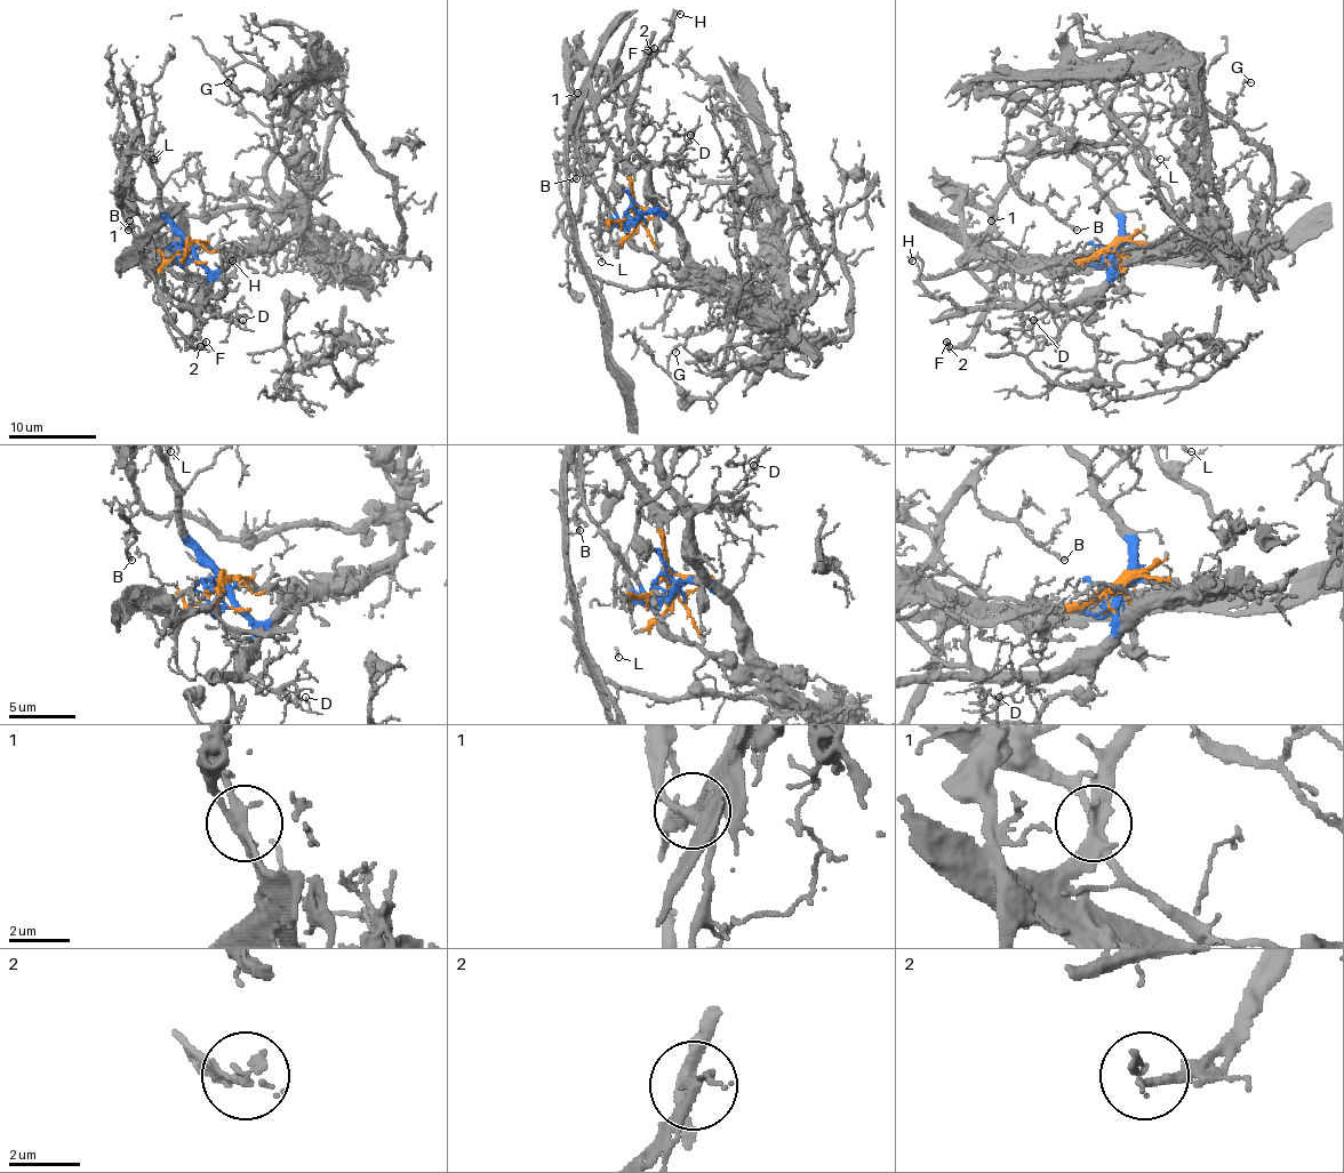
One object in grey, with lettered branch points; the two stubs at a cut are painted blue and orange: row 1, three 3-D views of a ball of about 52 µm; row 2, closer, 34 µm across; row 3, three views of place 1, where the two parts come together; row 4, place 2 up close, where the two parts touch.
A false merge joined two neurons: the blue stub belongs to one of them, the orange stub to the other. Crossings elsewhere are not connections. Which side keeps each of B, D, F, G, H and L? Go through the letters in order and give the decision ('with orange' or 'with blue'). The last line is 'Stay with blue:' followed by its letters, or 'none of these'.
B: with orange
D: with blue
F: with orange
G: with blue
H: with blue
L: with blue
Stay with blue: D, G, H, L

